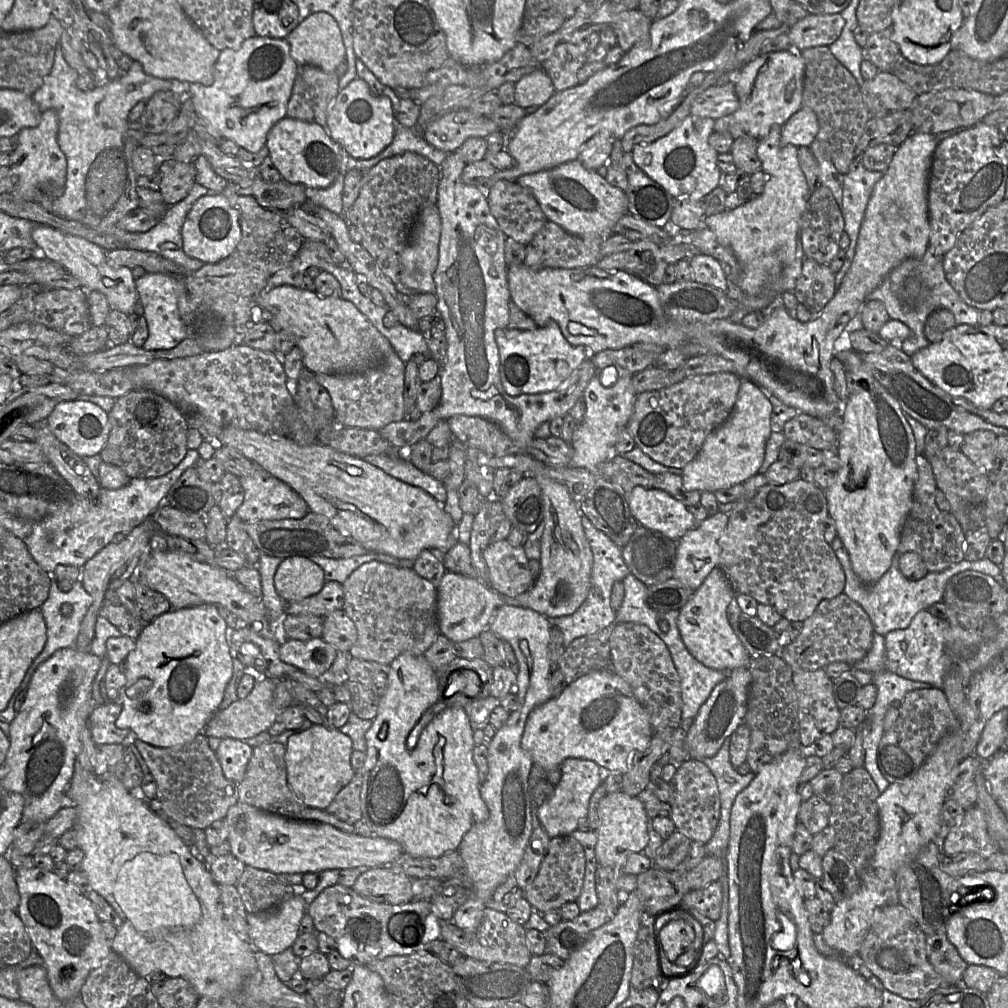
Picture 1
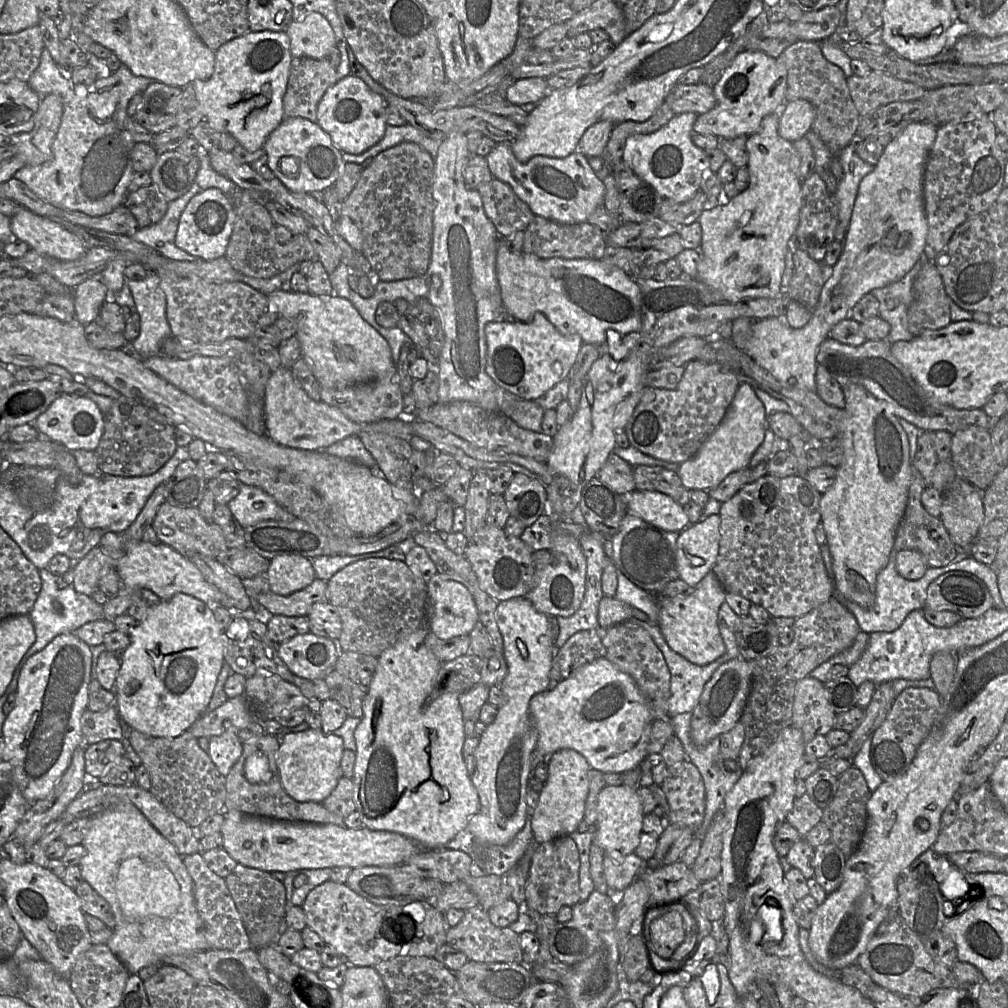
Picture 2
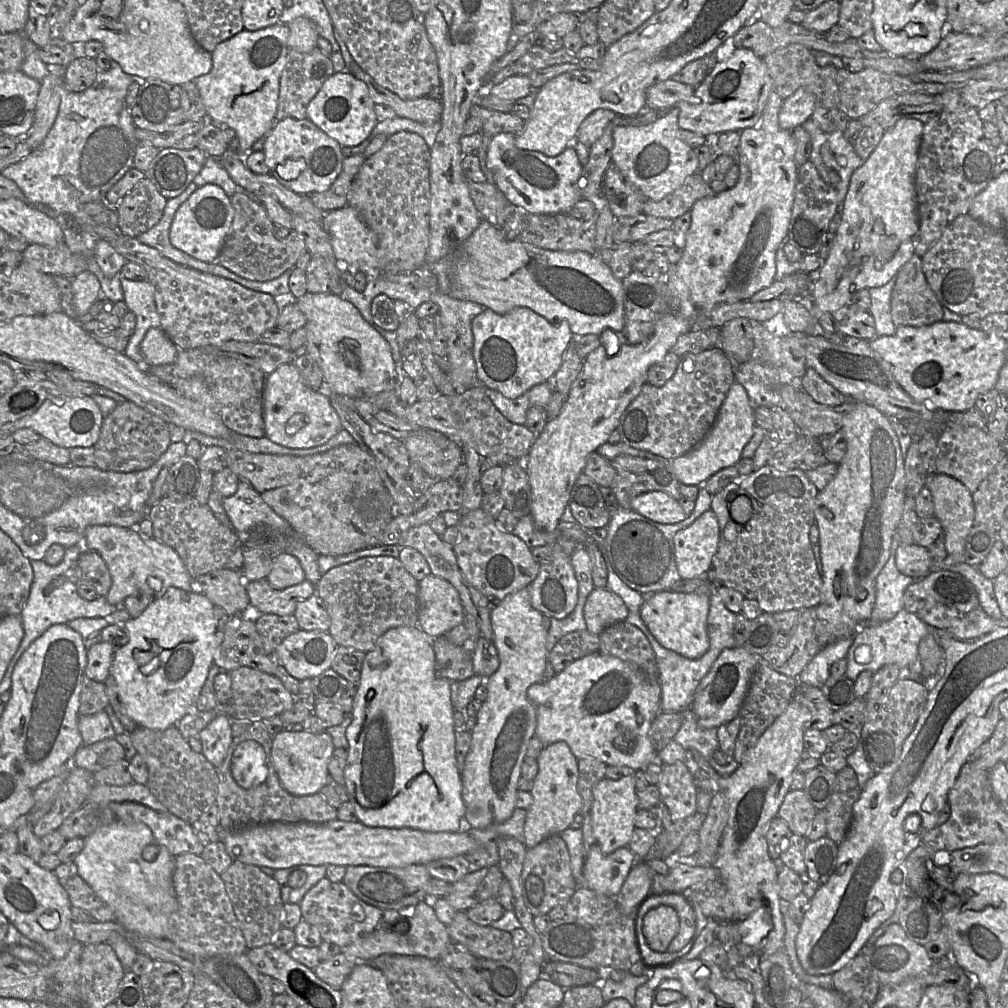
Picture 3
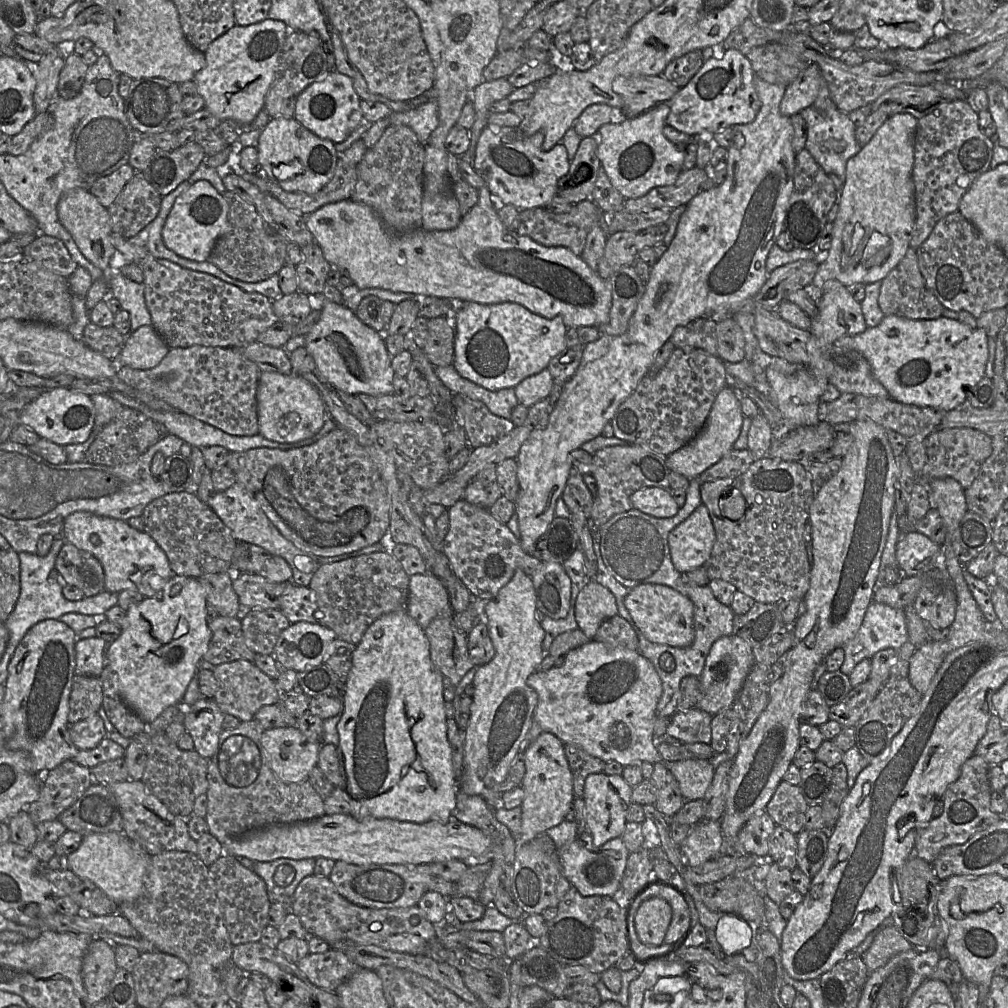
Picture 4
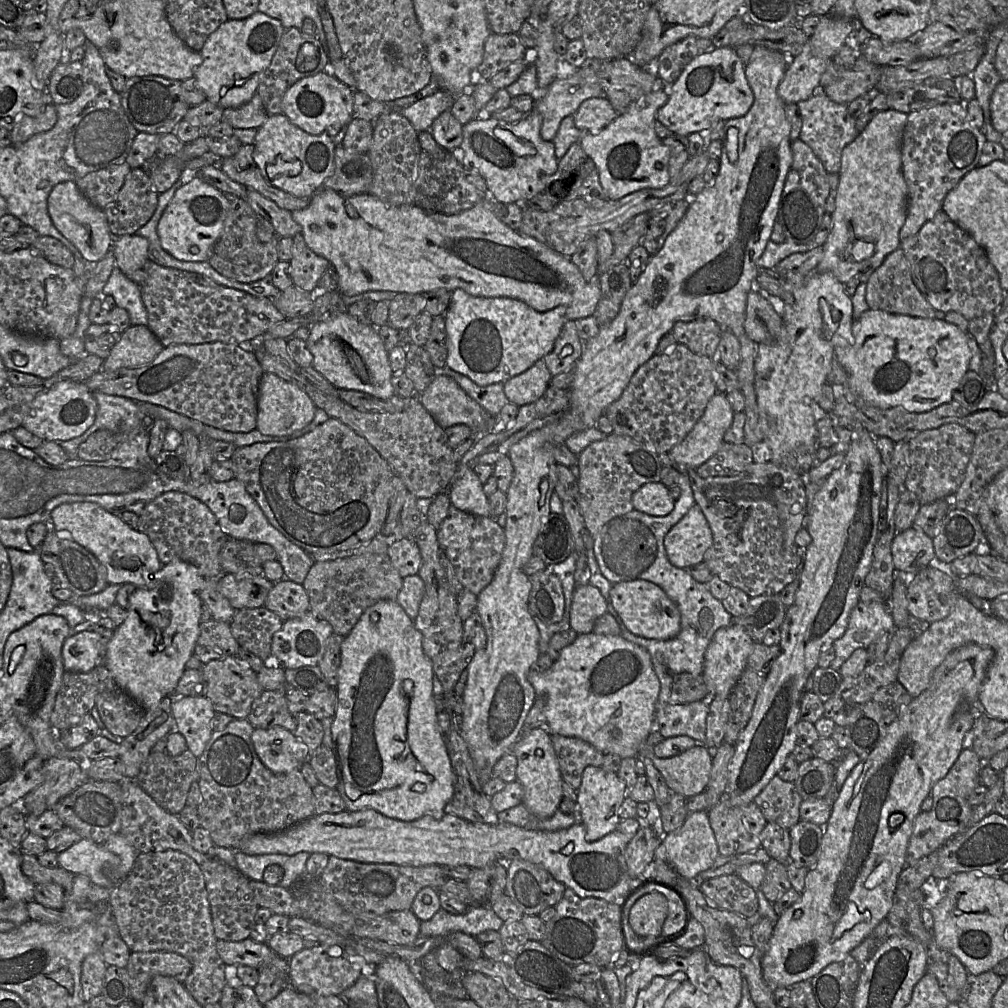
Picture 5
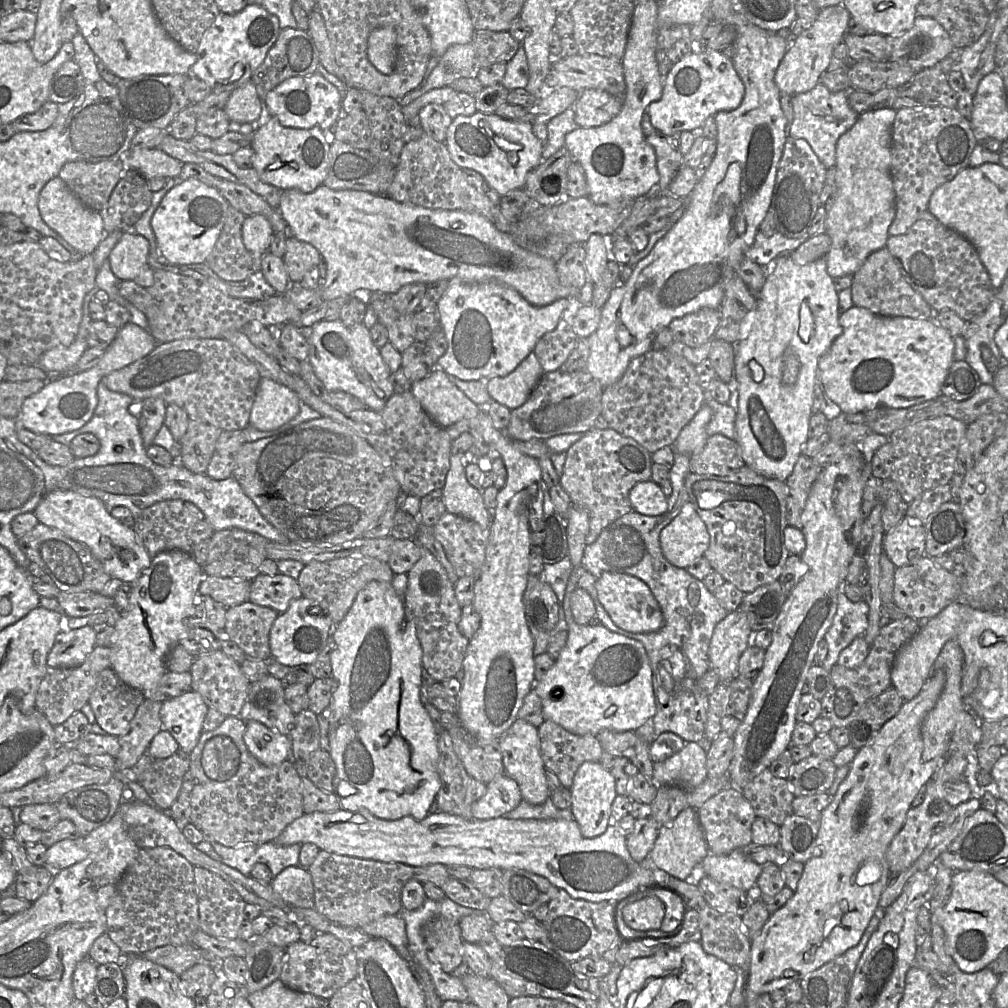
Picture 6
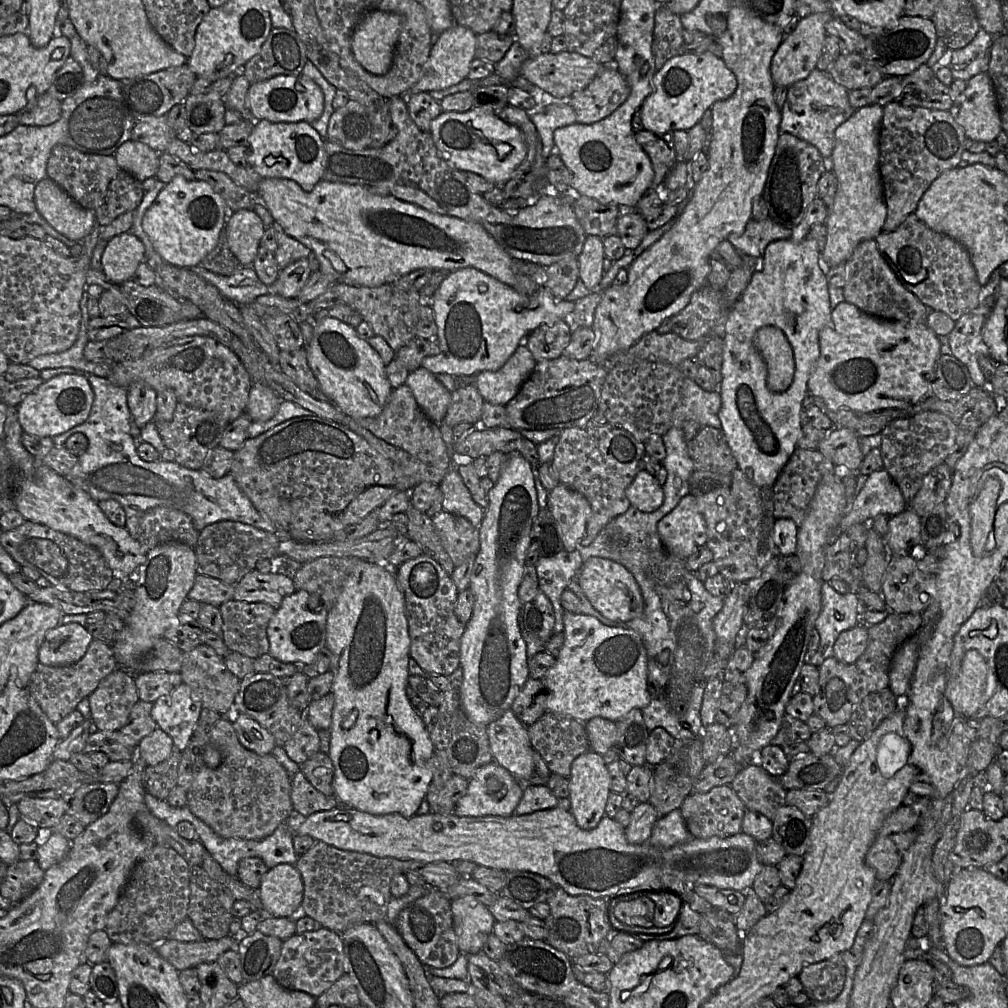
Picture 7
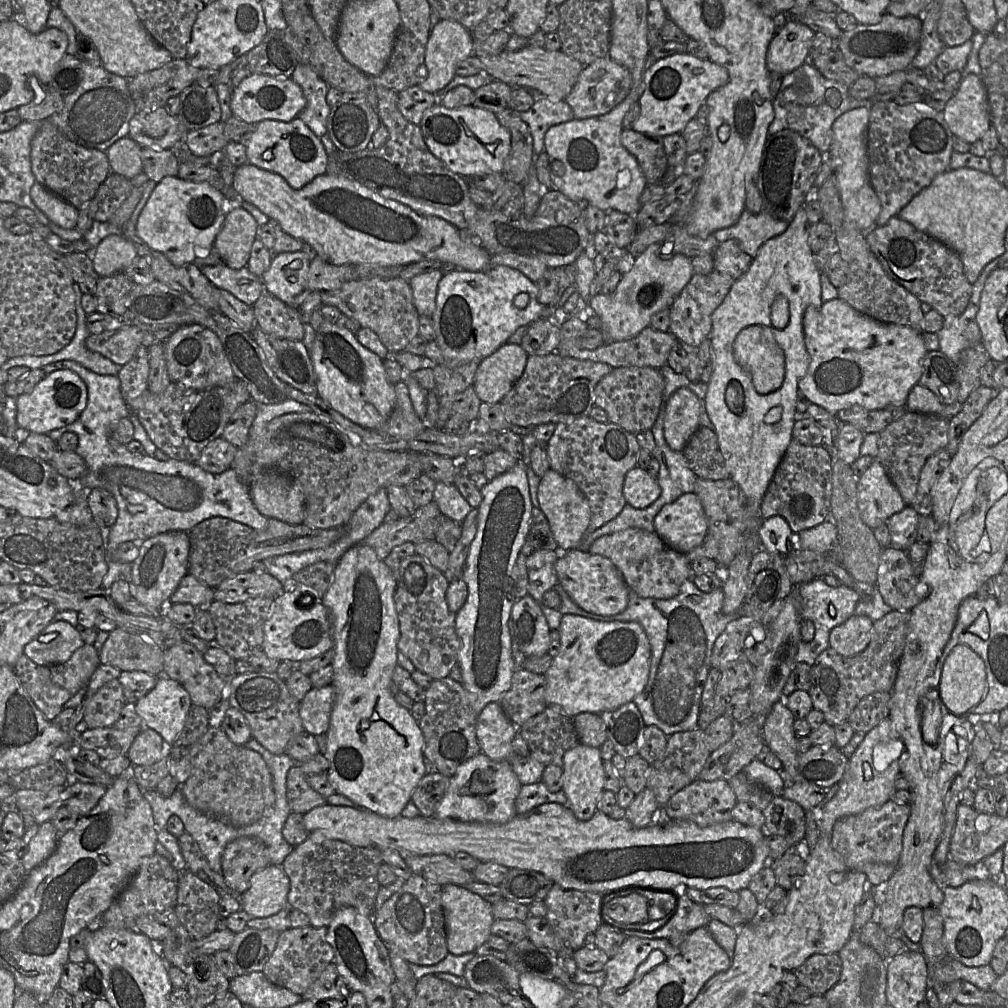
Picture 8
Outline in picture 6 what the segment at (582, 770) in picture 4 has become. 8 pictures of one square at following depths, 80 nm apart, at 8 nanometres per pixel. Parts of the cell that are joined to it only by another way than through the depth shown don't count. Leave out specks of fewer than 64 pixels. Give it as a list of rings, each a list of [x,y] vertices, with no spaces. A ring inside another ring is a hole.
[[[545,719],[539,726],[541,756],[545,768],[570,789],[574,775],[586,761],[600,762],[603,748],[593,735],[577,735]]]

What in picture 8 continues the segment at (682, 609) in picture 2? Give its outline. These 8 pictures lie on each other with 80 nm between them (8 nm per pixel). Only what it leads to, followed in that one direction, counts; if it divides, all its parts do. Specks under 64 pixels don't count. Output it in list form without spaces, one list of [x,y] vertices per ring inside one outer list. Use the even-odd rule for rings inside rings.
[[[577,548],[562,552],[555,563],[558,584],[573,602],[593,614],[612,616],[623,612],[629,603],[631,591],[617,567],[606,557]]]

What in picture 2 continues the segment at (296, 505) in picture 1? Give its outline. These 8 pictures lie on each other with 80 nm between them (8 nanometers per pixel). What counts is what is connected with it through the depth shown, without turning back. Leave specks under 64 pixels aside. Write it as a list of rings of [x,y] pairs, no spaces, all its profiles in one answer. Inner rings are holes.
[[[240,483],[239,494],[227,506],[244,529],[261,521],[297,519],[264,490],[244,483]]]

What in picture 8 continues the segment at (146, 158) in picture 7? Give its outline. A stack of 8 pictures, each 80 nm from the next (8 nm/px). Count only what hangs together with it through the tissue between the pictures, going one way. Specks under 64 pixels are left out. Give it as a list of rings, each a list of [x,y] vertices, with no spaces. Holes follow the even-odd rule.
[[[128,136],[113,143],[105,152],[112,173],[129,180],[143,173],[141,151],[142,147]]]

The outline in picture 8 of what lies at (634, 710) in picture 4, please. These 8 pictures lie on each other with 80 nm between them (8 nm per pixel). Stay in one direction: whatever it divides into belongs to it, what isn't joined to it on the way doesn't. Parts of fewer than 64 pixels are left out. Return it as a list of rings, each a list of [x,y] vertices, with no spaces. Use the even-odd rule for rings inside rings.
[[[564,614],[559,627],[561,646],[546,671],[545,701],[574,717],[579,713],[615,710],[633,701],[648,682],[650,644],[642,626],[635,621],[597,621]]]

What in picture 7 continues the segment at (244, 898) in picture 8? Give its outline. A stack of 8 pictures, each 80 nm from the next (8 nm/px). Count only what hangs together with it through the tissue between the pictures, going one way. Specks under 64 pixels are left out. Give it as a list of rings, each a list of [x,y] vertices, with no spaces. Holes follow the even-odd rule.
[[[278,864],[268,870],[257,888],[262,907],[273,917],[301,914],[304,884],[292,864]]]

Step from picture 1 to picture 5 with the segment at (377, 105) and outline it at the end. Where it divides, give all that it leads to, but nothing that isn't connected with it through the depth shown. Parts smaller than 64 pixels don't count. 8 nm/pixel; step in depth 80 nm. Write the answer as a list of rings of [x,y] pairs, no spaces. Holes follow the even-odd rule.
[[[321,72],[297,81],[285,92],[282,114],[292,124],[311,135],[326,133],[334,139],[354,118],[353,93],[351,88],[331,73]]]

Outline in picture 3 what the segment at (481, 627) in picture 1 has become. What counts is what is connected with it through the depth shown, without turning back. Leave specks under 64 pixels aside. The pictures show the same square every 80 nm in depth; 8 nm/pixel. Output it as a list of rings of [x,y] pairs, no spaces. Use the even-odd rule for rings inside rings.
[[[430,574],[419,581],[418,628],[429,638],[444,636],[464,621],[464,607],[457,589]]]

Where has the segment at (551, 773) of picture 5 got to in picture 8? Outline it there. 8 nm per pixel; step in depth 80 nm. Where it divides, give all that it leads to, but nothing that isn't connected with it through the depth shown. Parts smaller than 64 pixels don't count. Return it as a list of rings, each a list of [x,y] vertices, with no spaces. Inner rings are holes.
[[[498,702],[488,703],[477,715],[477,740],[481,752],[492,760],[509,761],[514,753],[512,741],[518,732]]]

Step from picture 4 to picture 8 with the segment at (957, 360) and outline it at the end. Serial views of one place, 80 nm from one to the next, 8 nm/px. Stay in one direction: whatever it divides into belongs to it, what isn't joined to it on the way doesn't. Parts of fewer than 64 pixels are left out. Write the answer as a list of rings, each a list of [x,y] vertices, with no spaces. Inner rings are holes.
[[[835,298],[820,306],[810,305],[803,317],[805,346],[810,356],[806,374],[799,380],[800,396],[835,414],[853,405],[866,409],[904,406],[911,389],[919,383],[922,360],[927,353],[922,332],[892,323],[879,322]]]

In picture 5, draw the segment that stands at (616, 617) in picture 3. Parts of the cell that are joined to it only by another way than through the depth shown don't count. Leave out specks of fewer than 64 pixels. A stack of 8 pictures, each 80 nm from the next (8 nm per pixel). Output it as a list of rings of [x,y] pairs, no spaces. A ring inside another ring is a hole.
[[[593,585],[577,586],[572,596],[570,610],[571,628],[579,634],[591,633],[596,620],[606,614],[608,600]]]

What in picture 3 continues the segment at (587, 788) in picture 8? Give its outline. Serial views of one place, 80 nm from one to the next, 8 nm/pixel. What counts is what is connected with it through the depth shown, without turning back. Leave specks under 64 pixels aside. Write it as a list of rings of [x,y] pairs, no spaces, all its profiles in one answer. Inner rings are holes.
[[[634,772],[619,780],[610,780],[605,777],[593,789],[589,815],[595,841],[604,854],[611,854],[619,848],[628,847],[636,828],[634,821],[639,807]]]

